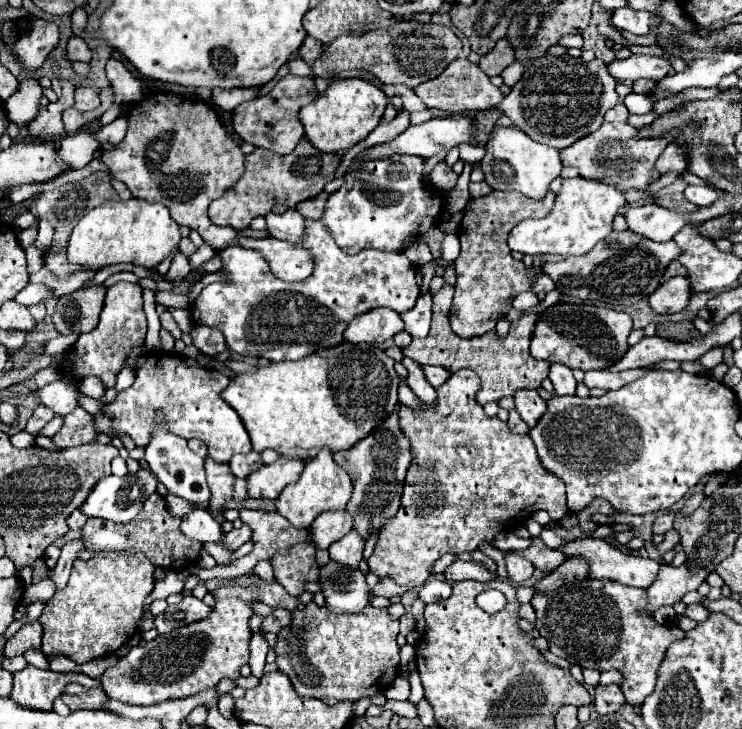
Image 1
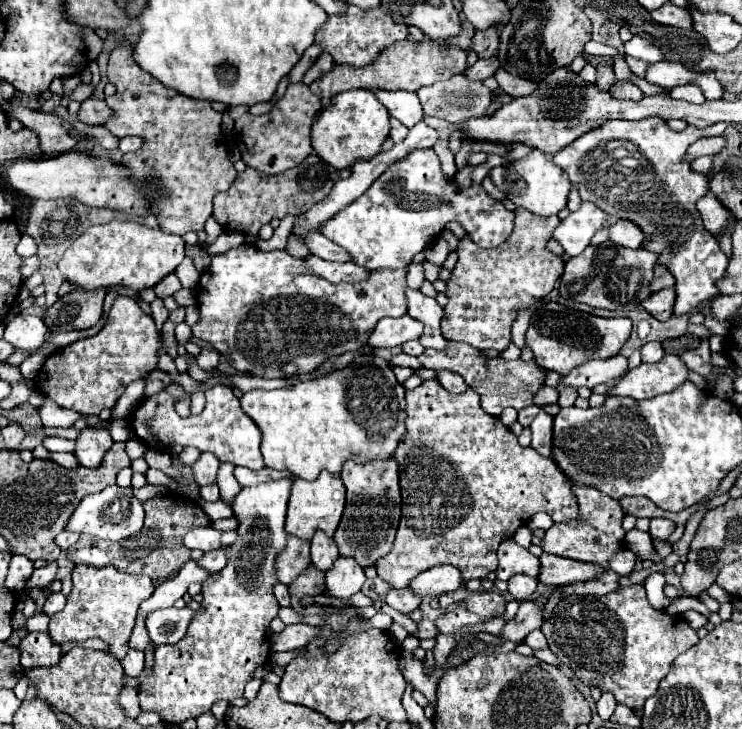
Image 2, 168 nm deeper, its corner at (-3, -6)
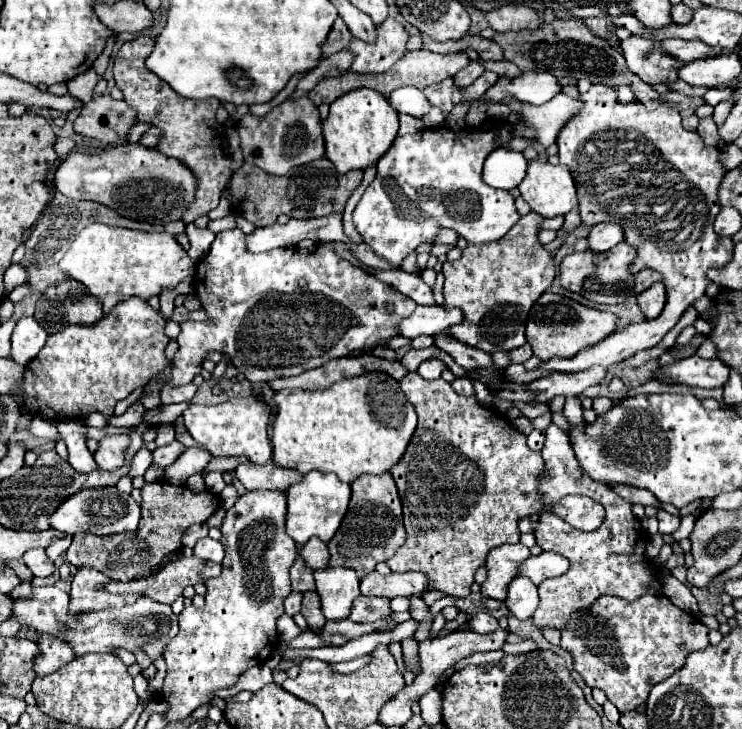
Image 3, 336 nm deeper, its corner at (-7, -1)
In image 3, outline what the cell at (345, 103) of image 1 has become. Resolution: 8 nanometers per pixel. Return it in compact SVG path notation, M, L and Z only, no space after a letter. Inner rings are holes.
M359 88L339 96L329 110L329 116L323 120L323 140L325 156L335 164L335 168L345 174L347 170L377 164L377 160L389 150L399 130L397 112L391 108L387 98L375 90Z

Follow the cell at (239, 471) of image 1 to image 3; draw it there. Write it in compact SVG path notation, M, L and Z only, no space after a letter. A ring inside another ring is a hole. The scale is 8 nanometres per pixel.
M273 462L265 466L257 464L239 464L235 476L247 490L287 490L291 484L299 482L303 476L289 468L279 468Z

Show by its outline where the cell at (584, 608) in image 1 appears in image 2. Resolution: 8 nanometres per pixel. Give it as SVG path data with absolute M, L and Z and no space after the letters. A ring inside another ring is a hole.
M643 585L605 597L561 599L541 631L549 649L577 673L581 683L613 693L617 703L631 709L643 709L645 699L655 695L659 681L669 673L673 659L699 643L695 629L681 615L675 617L649 605Z

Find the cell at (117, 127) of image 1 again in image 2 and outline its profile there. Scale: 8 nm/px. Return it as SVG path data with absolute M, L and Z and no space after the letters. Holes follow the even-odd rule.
M123 137L119 149L121 149L123 153L129 153L129 151L141 149L141 145L143 145L143 139L141 139L141 137Z

